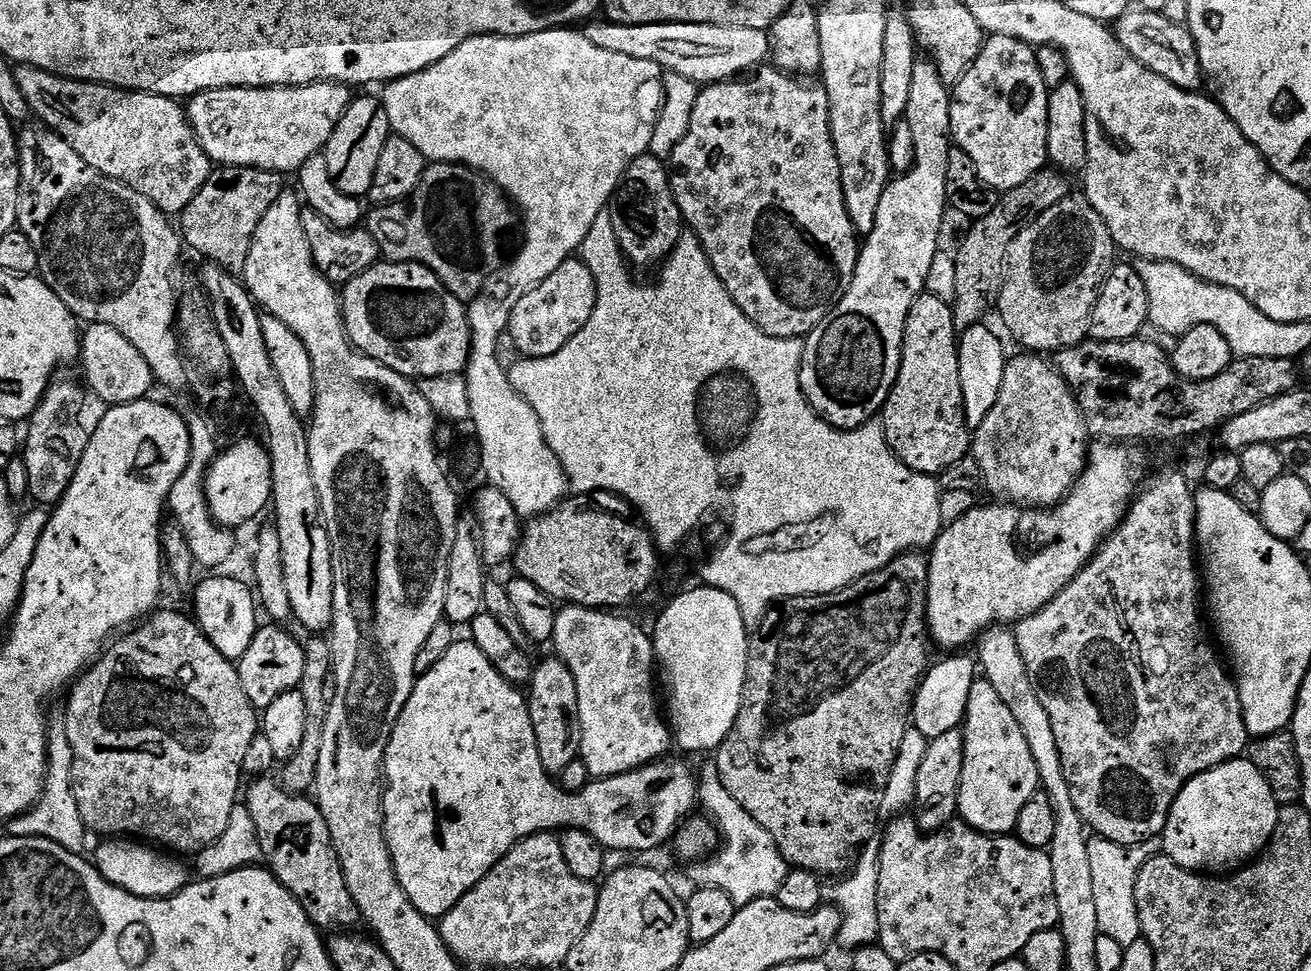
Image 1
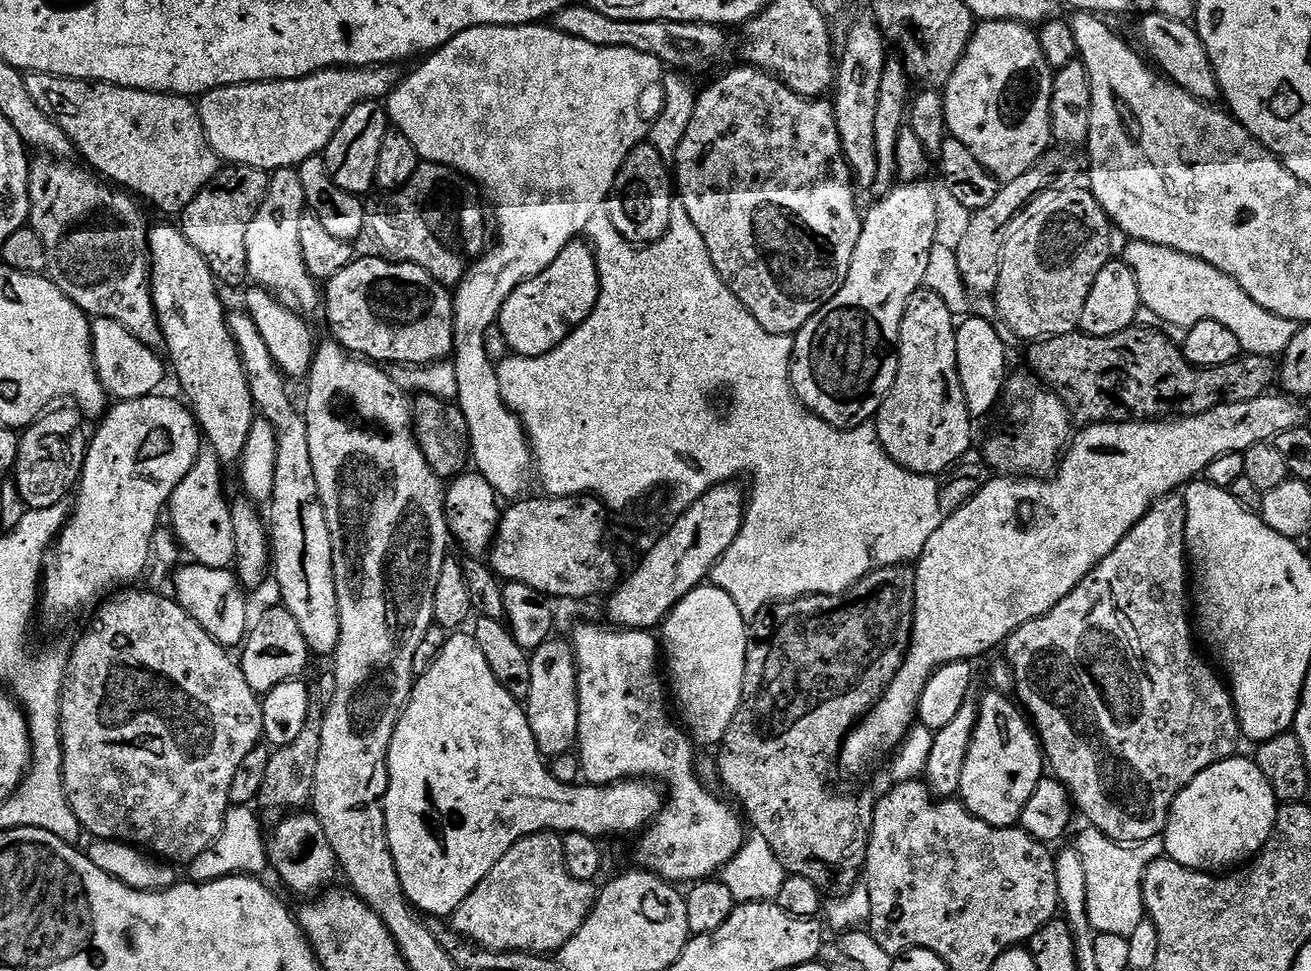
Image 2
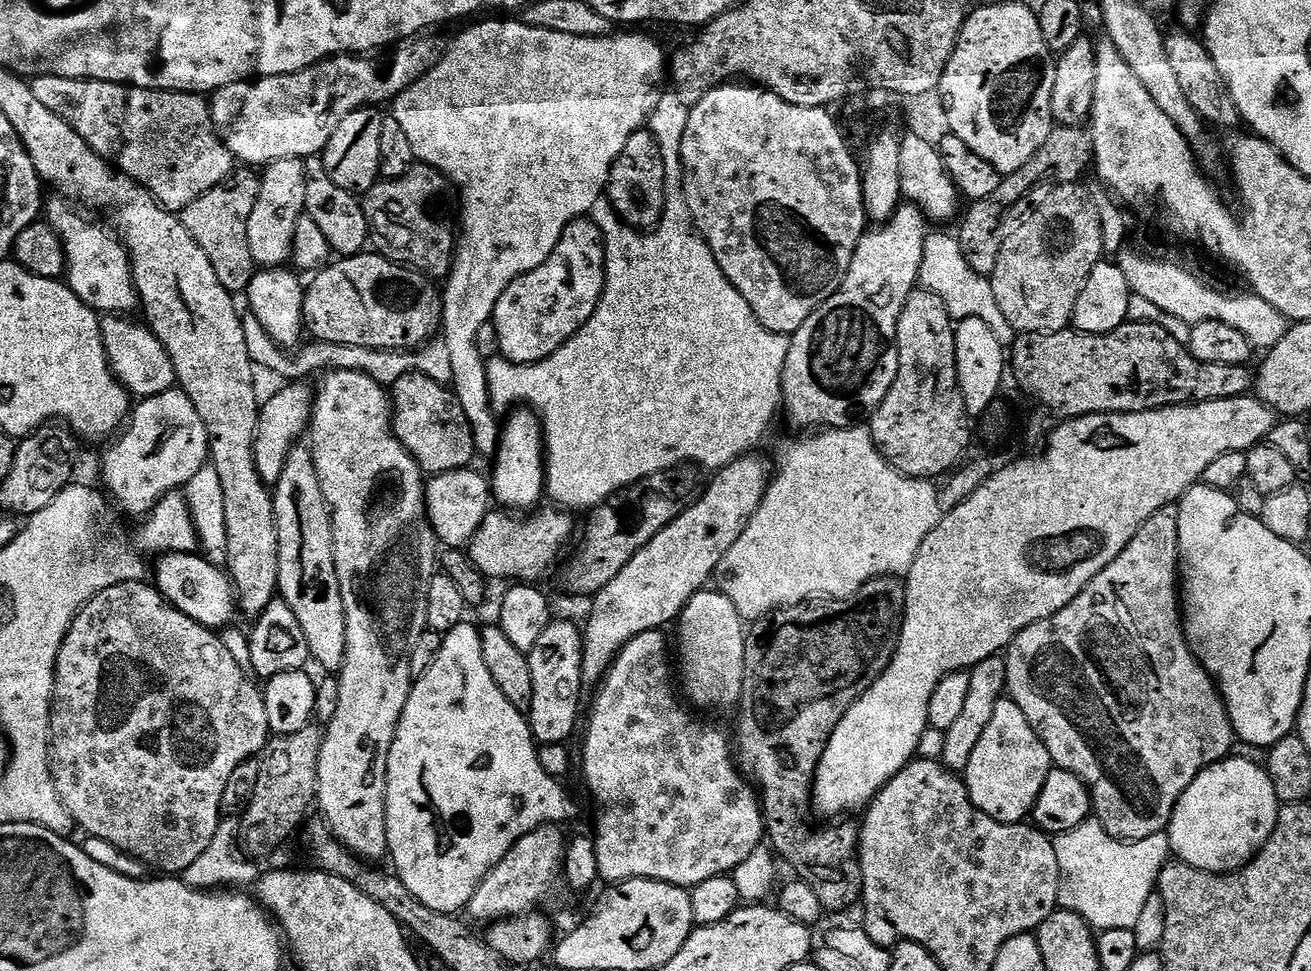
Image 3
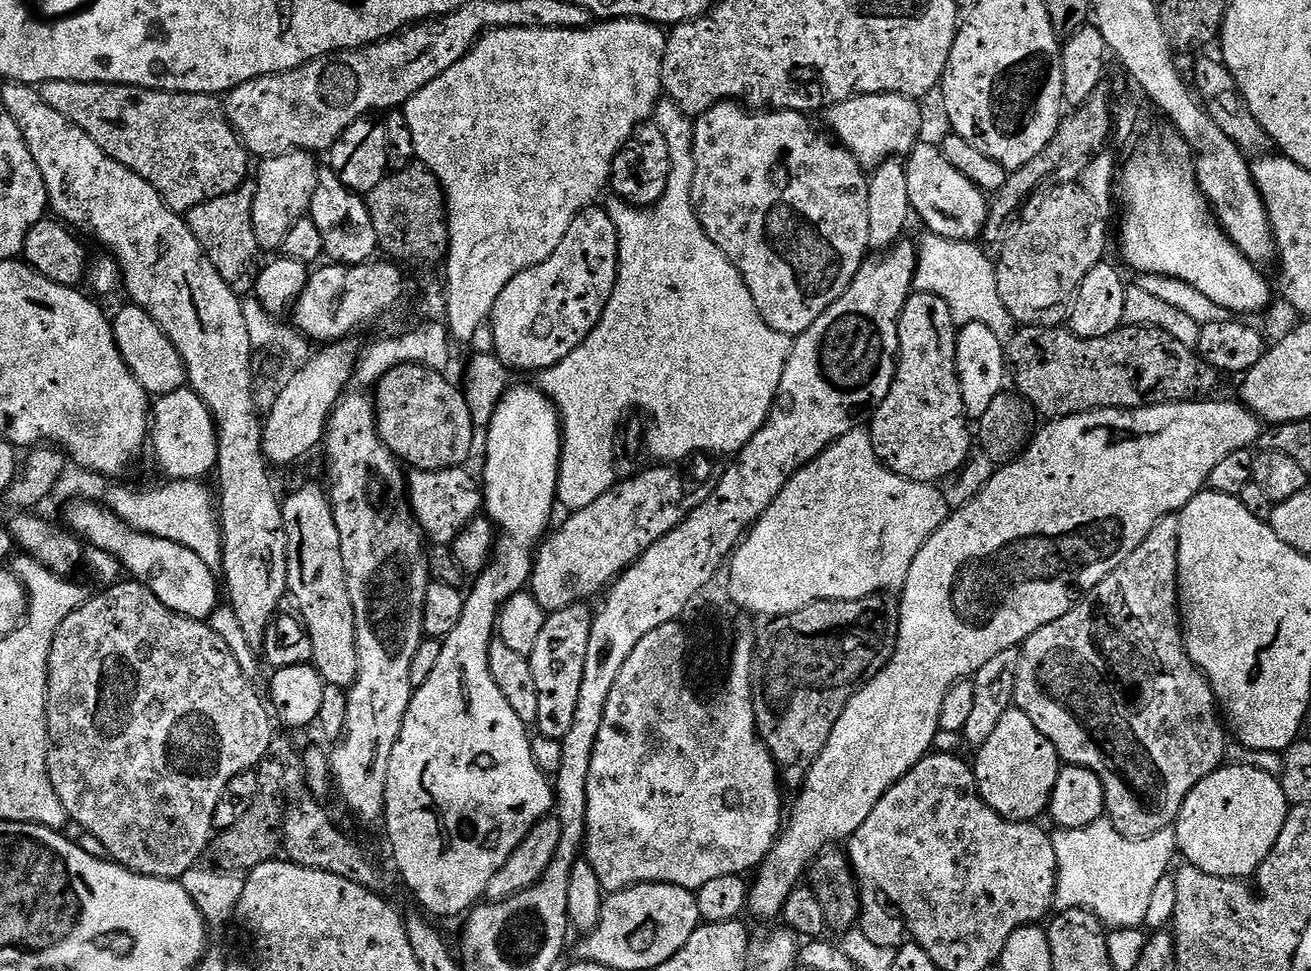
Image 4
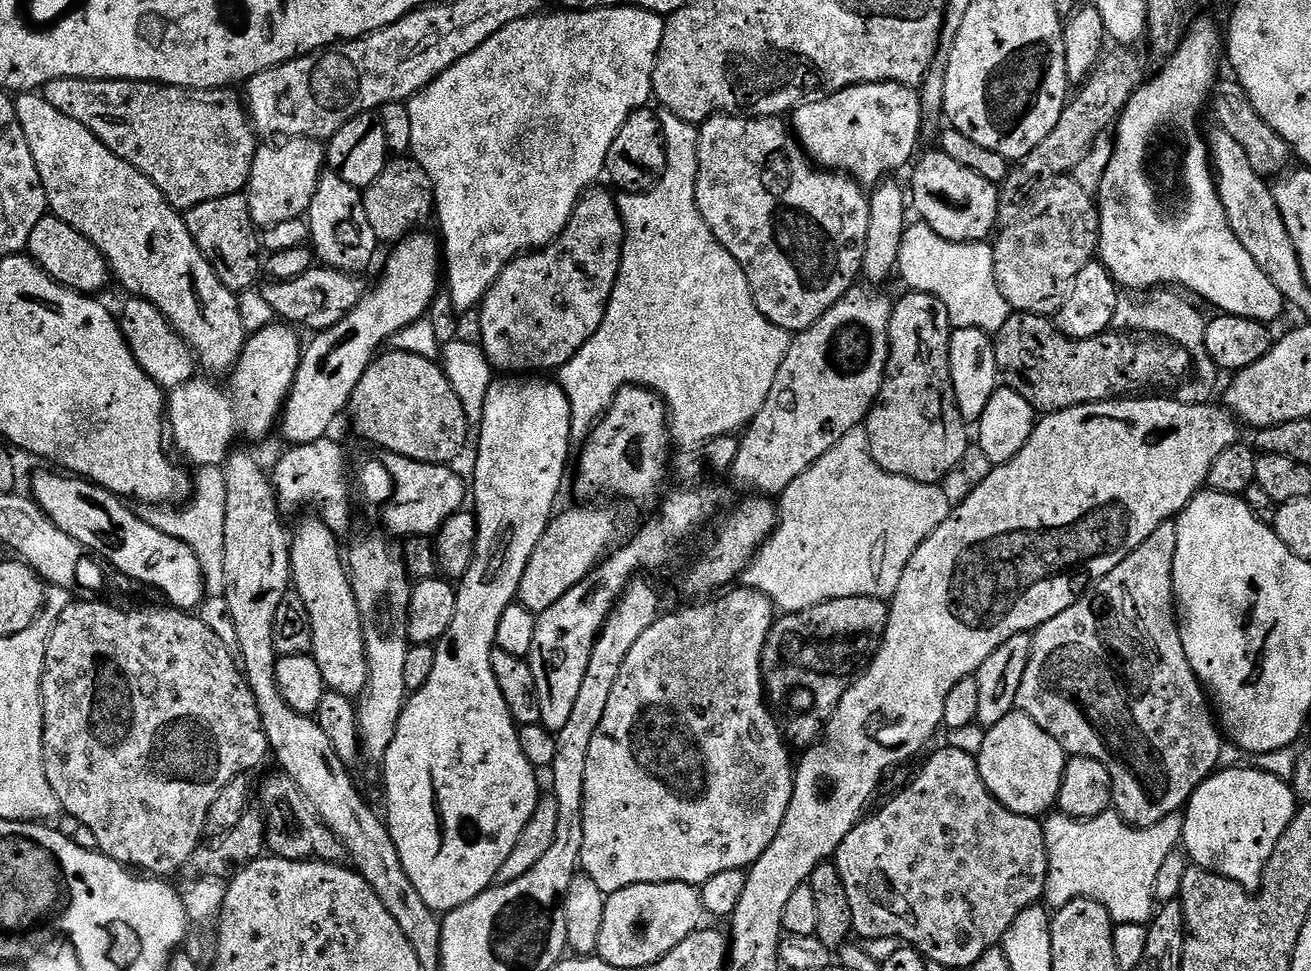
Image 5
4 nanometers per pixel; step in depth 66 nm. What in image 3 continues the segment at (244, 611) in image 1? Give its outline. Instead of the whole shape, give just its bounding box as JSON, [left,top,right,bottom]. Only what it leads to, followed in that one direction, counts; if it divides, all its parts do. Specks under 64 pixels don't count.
[154,552,238,630]

